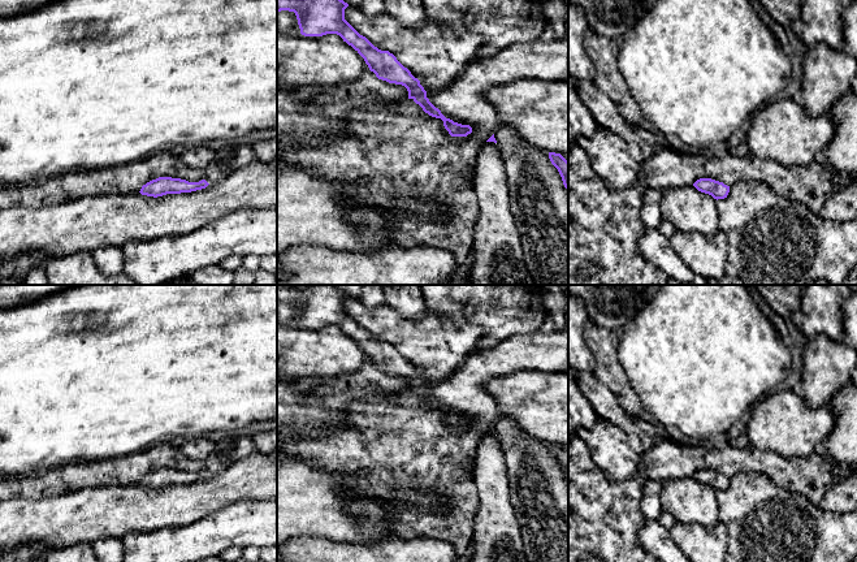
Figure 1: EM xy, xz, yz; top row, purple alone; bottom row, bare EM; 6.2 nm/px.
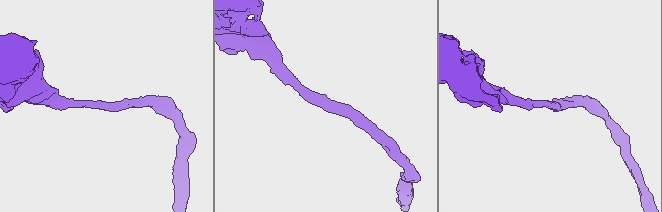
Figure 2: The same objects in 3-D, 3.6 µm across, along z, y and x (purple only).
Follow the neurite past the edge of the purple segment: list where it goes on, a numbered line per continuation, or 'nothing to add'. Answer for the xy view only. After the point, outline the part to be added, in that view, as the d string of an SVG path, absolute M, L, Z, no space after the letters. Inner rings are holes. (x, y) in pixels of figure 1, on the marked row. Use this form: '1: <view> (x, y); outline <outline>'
nothing to add

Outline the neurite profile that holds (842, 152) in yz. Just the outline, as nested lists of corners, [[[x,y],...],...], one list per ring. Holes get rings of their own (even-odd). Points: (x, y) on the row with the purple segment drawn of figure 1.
[[[847,92],[830,112],[834,138],[823,150],[831,169],[840,177],[857,173],[857,95]]]

